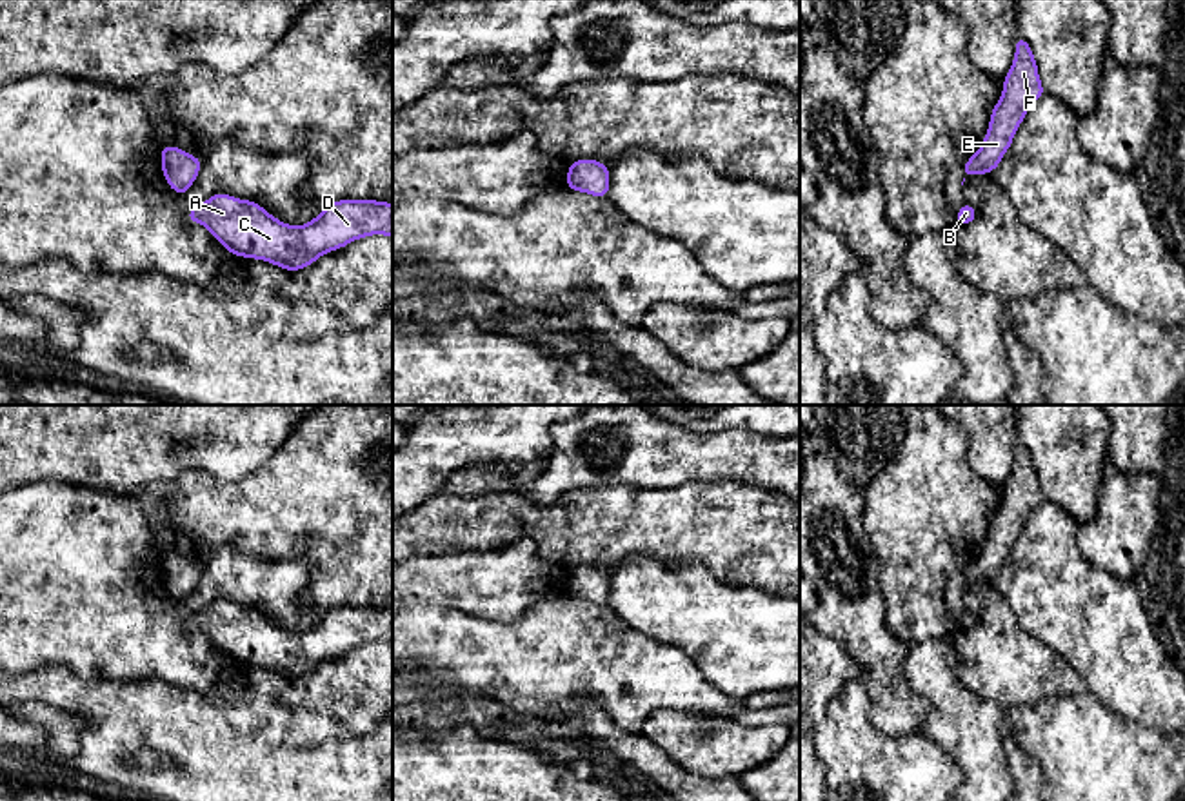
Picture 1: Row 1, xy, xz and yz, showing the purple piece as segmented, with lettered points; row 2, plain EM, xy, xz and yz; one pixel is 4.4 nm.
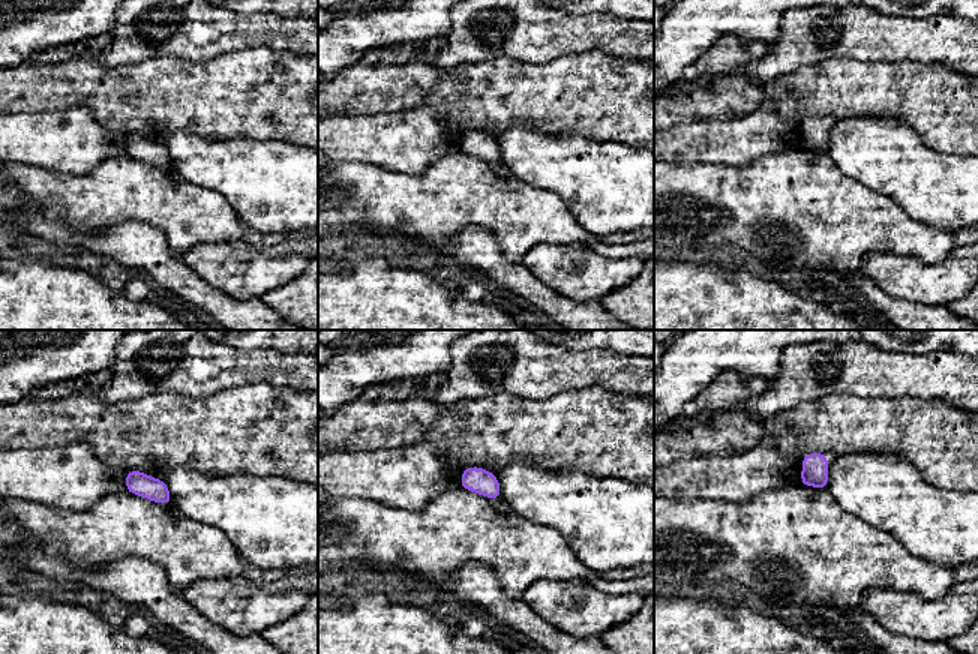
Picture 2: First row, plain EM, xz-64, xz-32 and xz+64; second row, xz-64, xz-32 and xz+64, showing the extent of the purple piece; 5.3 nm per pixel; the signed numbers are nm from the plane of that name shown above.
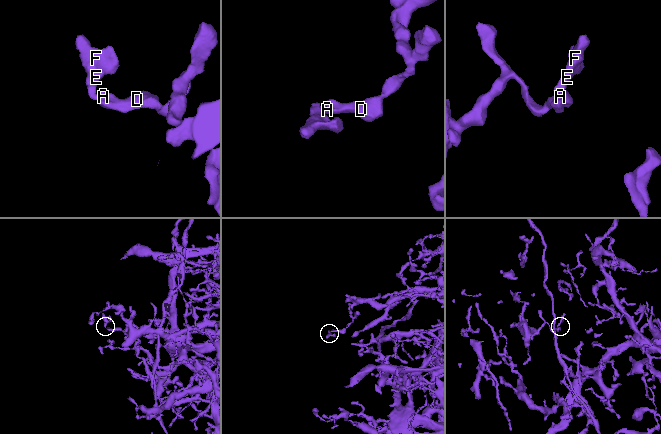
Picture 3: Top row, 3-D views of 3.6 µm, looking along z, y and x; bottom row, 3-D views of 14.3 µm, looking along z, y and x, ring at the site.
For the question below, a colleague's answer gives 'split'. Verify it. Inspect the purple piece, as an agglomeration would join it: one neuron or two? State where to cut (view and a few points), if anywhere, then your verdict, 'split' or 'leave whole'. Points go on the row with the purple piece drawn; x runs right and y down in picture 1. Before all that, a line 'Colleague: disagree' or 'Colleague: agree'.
Colleague: disagree
no cut; leave whole

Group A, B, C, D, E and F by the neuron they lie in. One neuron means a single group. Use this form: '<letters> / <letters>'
A B C D E F

